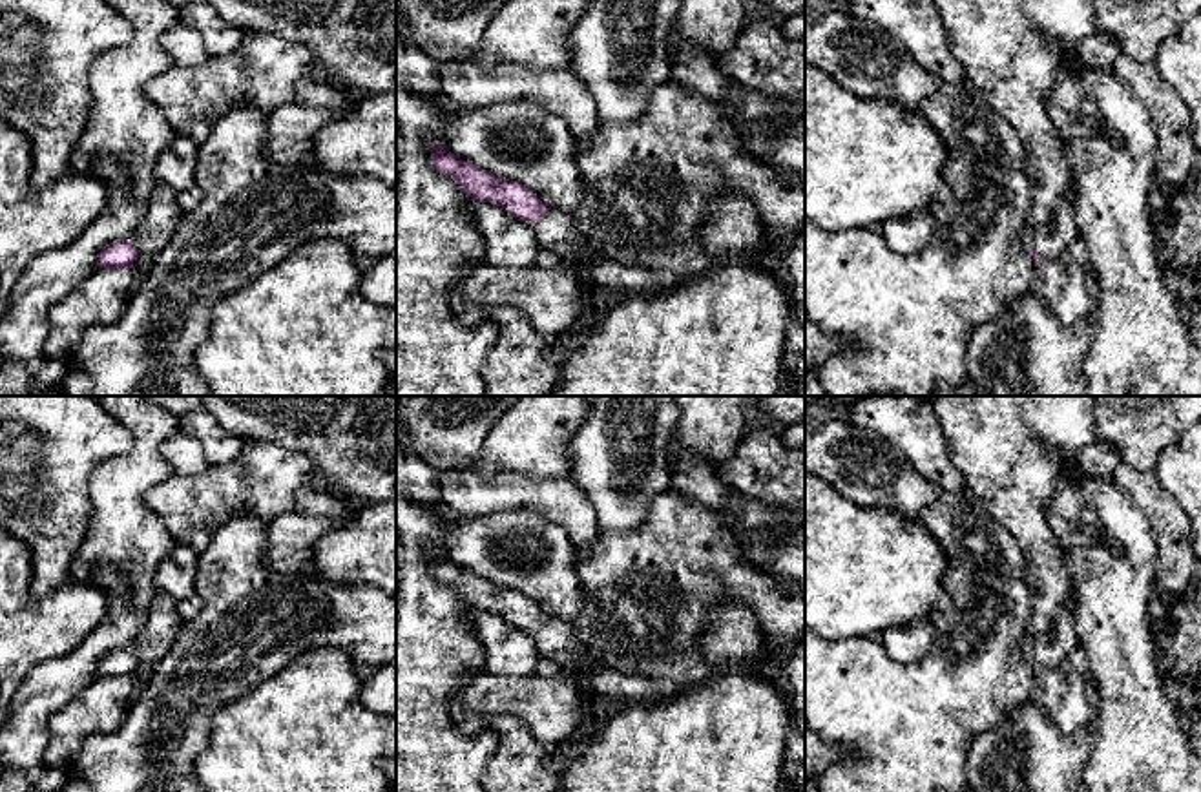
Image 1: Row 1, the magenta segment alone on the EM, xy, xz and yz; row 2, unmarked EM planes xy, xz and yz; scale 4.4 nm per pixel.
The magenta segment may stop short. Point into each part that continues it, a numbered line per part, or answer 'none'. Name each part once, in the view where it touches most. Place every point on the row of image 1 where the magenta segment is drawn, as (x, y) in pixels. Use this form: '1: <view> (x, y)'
1: yz (1048, 241)

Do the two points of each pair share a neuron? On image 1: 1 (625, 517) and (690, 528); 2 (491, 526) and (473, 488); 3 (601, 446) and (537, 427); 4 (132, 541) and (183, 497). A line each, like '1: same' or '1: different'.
1: different
2: different
3: different
4: different

